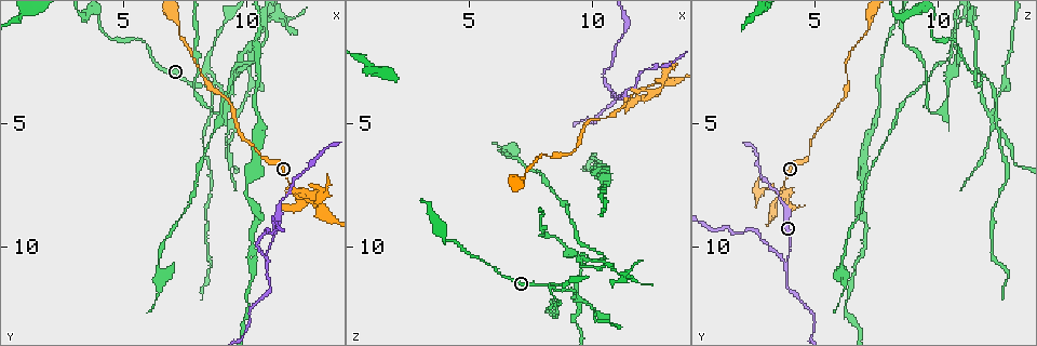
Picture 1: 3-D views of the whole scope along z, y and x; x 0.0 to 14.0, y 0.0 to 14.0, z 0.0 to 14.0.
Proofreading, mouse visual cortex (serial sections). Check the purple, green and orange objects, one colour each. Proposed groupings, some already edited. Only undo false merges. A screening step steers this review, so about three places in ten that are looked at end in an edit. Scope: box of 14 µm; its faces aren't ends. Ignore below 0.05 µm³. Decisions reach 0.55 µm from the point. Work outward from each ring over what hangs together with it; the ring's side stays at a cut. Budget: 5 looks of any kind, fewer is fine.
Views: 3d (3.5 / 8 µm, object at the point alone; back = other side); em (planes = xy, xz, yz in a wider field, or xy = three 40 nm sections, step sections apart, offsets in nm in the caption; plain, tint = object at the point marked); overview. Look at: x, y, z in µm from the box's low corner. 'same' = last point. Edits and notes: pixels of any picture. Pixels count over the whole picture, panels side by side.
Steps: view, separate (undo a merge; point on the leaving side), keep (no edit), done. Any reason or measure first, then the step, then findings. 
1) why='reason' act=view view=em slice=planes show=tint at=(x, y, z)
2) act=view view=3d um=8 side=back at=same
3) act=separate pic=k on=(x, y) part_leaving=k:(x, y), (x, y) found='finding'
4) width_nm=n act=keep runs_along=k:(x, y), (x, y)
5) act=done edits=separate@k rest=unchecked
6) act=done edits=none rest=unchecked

why='four or more arms meet' act=view view=3d um=3.5 at=(12.0, 7.7, 3.7)

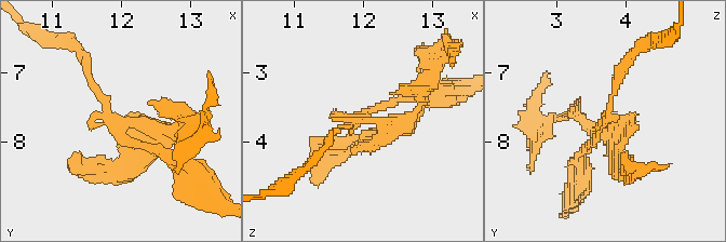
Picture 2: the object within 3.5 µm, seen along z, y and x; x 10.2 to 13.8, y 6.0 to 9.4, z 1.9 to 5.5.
arms=4 arm_widths_nm=150,150,200,250 act=view view=em slice=xy step=2 show=plain at=(12.00, 7.75, 3.70)

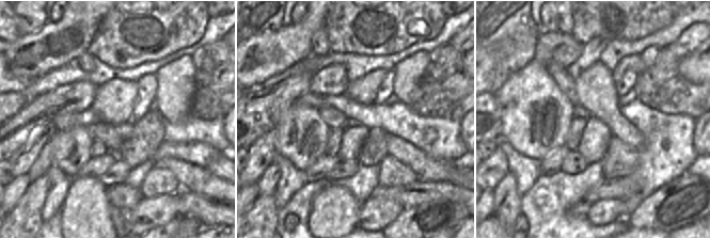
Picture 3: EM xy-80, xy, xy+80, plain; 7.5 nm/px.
why='with the object marked' act=view view=em slice=xy step=2 show=tint at=same

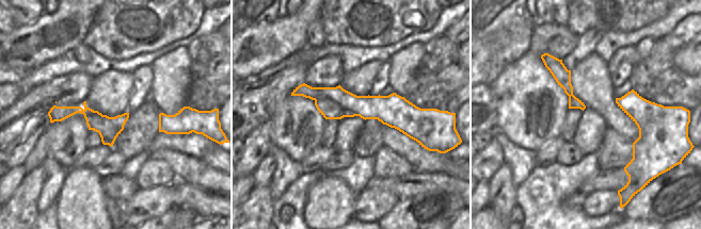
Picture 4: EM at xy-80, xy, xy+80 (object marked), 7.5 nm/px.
width_nm=240 act=separate pic=2 on=(139, 162) part_leaving=2:(112, 115), (152, 131), (188, 115) found='two cells meet here'

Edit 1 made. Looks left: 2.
why='thin neck' act=view view=3d um=3.5 side=back at=(10.9, 10.6, 4.0)

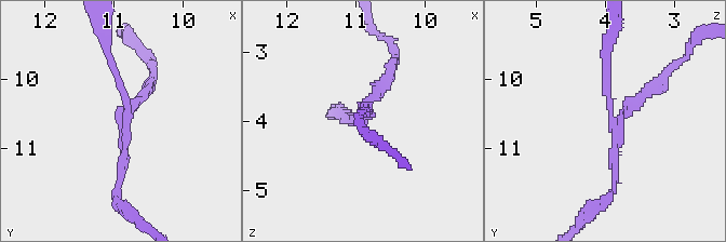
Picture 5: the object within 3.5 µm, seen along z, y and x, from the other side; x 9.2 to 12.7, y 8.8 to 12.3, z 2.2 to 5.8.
arms=3 arm_widths_nm=150,150,150 act=view view=em slice=xy step=2 show=tint at=(10.85, 10.60, 3.95)

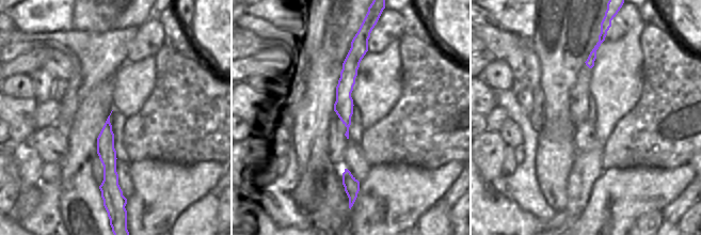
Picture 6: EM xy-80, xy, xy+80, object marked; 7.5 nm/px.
act=separate pic=5 on=(146, 93) found='two cells meet here'

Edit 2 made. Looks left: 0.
act=done edits=separate@2,separate@5 rest=unchecked

